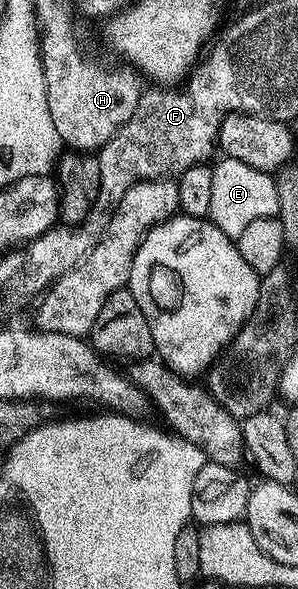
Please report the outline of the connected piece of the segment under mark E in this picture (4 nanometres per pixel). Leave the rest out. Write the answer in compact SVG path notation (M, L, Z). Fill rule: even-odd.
M226 158L220 159L219 165L211 168L213 191L207 216L212 224L217 225L231 240L236 240L256 218L279 215L279 195L275 185L275 176L262 172L245 162Z

